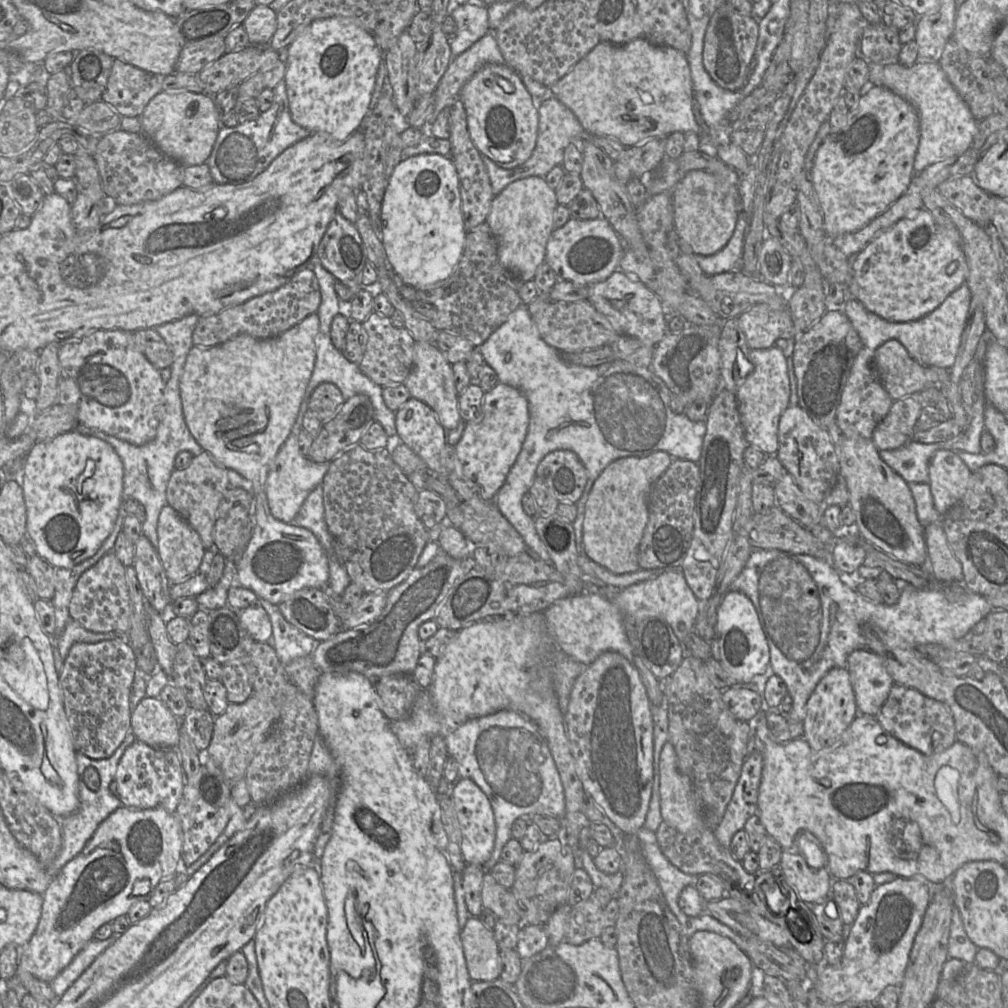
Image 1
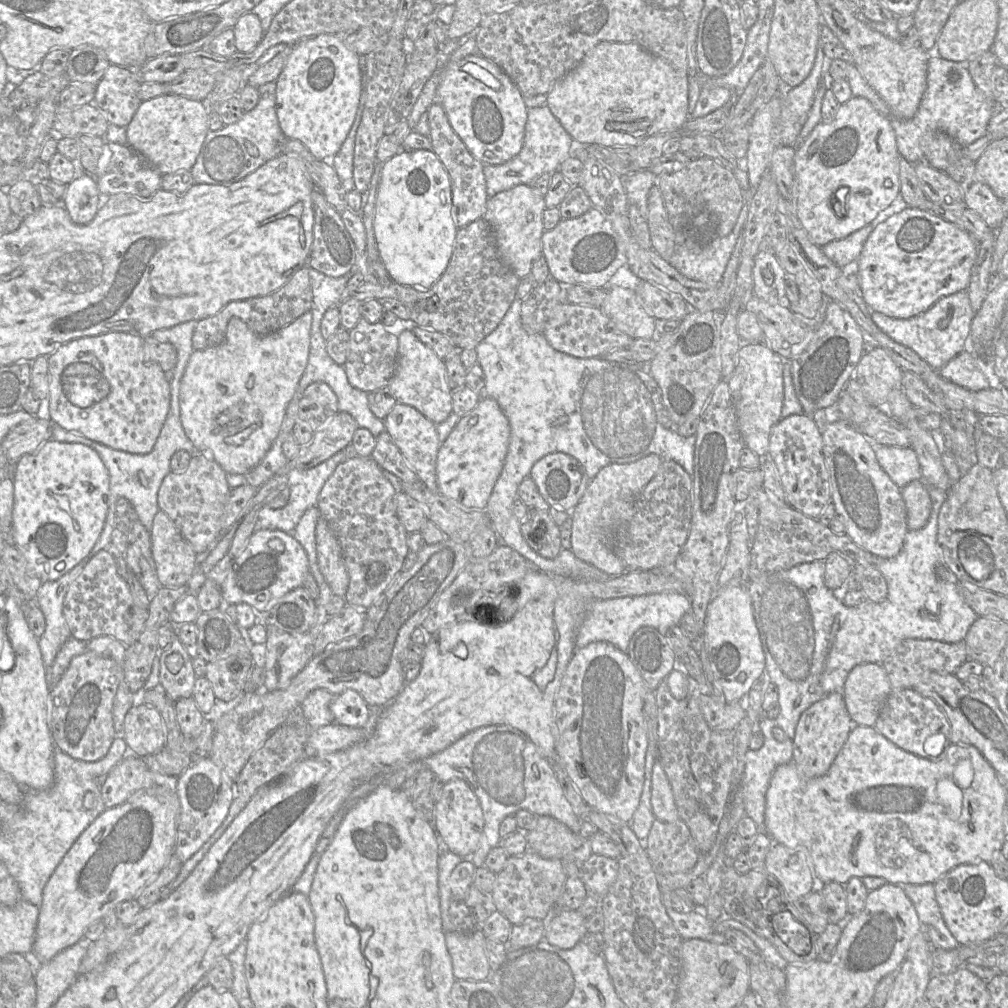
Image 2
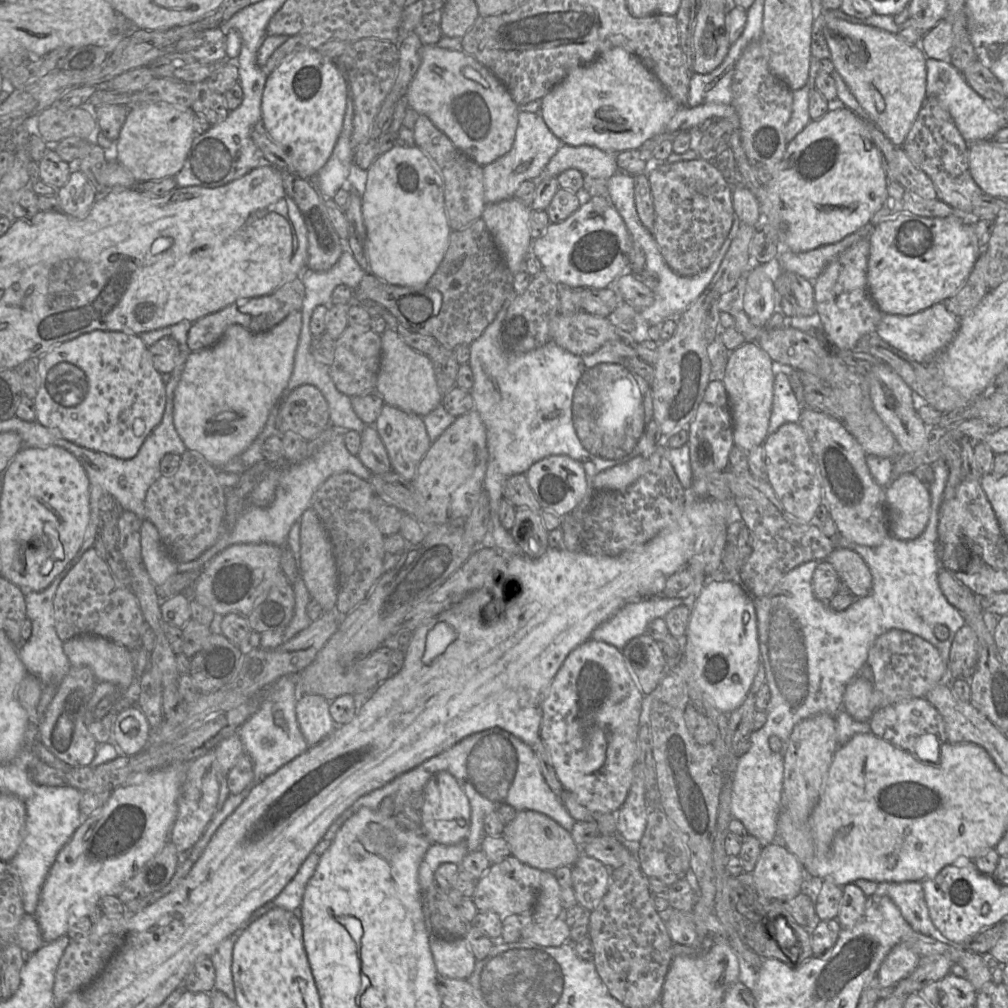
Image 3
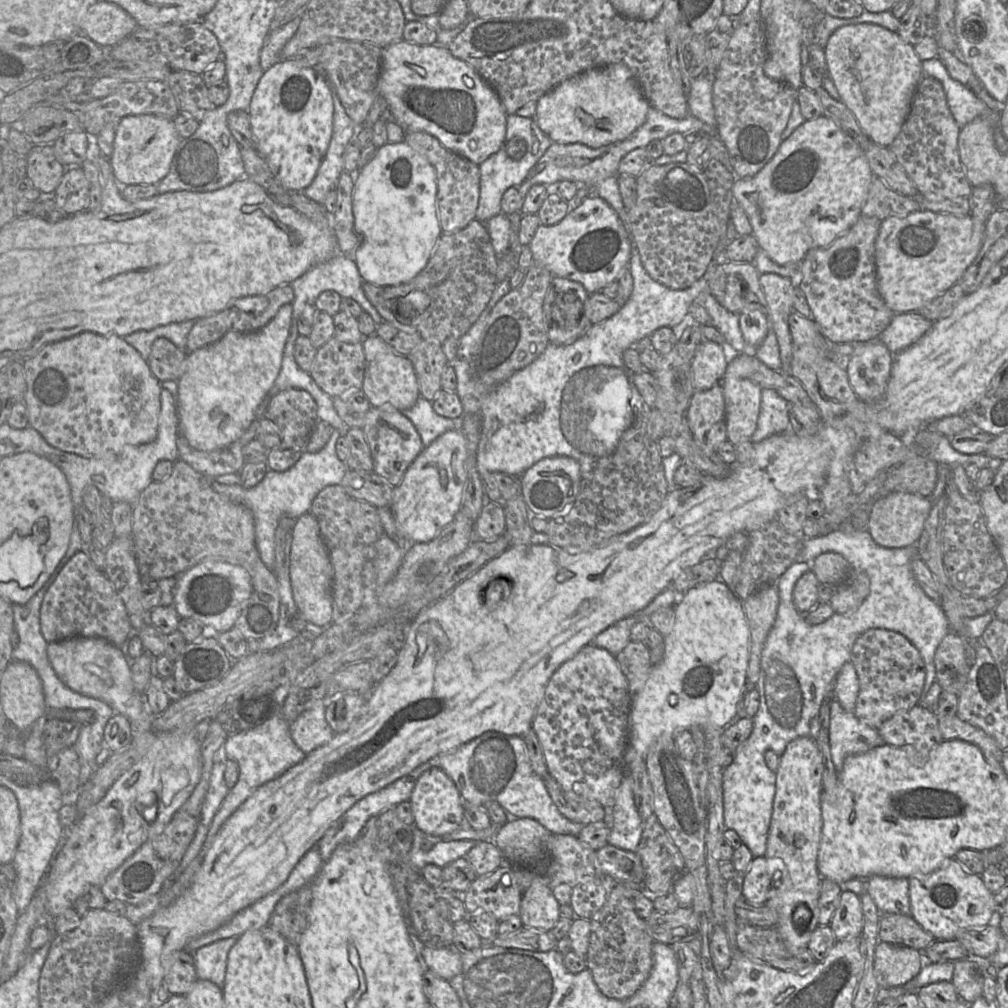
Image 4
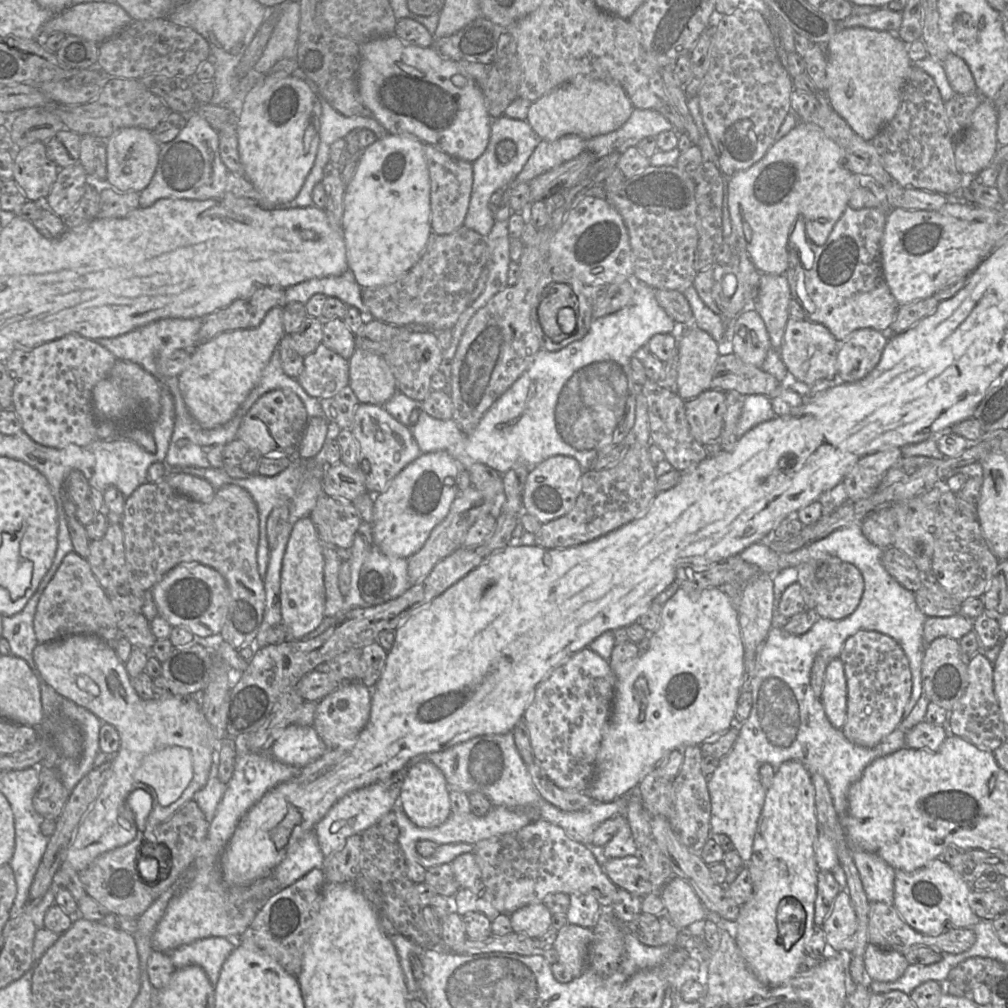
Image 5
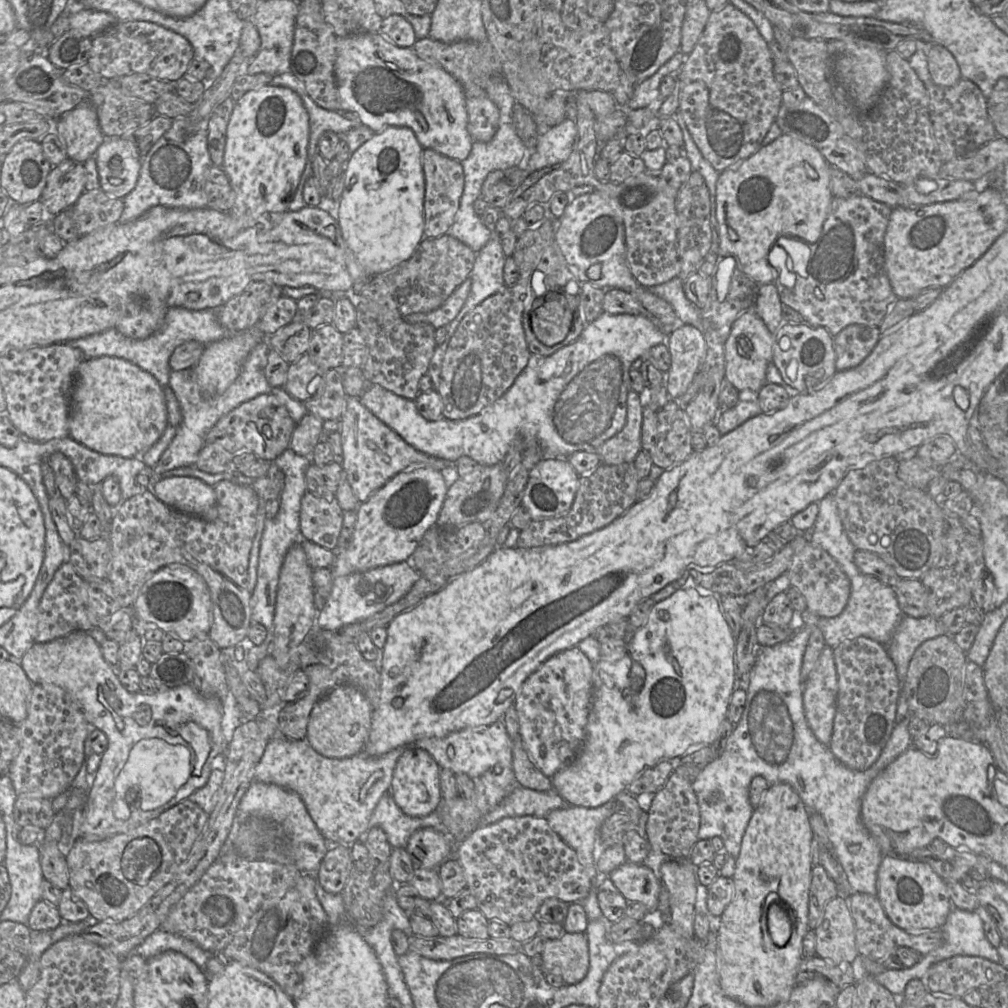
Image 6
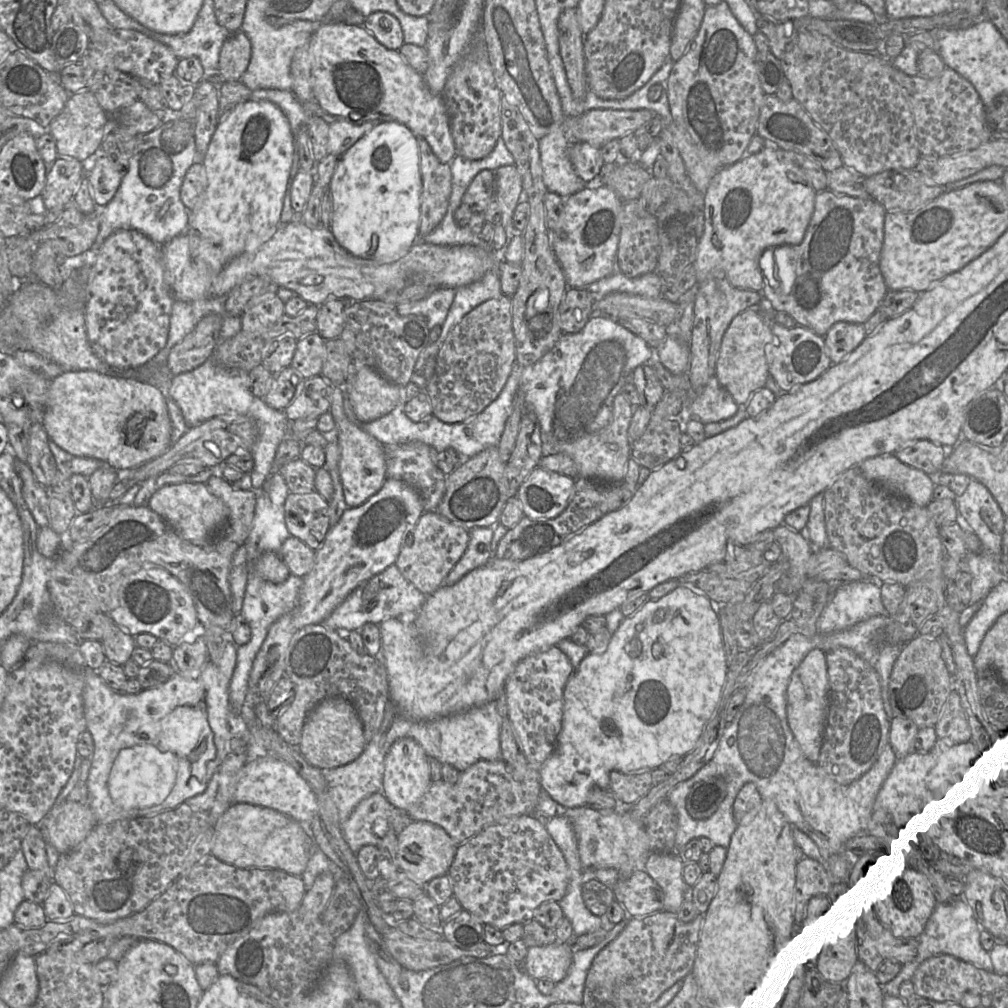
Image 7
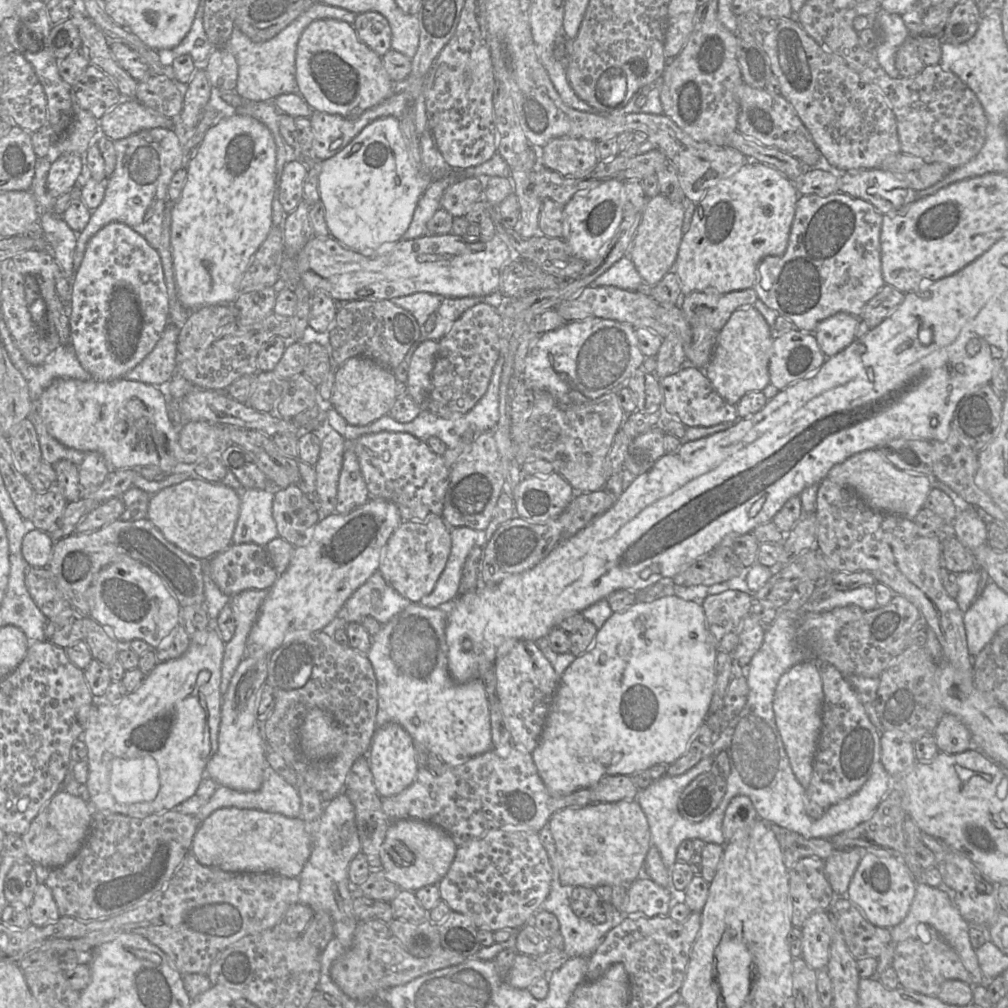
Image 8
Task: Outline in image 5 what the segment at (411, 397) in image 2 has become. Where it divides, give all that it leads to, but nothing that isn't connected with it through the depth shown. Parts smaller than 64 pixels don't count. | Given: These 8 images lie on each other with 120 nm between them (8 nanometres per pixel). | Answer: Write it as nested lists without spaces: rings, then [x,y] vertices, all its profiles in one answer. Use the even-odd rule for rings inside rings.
[[[356,349],[349,359],[349,387],[360,403],[381,406],[398,391],[395,377],[383,356],[363,349]]]

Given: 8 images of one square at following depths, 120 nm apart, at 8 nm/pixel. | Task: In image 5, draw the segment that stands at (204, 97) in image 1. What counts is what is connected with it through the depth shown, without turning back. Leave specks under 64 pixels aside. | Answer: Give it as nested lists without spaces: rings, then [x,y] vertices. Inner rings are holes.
[[[126,127],[116,130],[108,139],[106,139],[106,159],[107,159],[107,176],[106,181],[112,187],[120,191],[141,192],[150,183],[159,158],[160,144],[155,140],[152,131],[138,128]]]

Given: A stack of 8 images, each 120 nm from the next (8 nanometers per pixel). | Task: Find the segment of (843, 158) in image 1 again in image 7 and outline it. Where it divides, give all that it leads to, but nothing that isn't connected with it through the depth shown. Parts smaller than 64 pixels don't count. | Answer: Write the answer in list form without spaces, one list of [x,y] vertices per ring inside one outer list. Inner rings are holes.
[[[767,144],[758,153],[745,155],[714,176],[704,196],[704,231],[693,263],[698,285],[713,271],[722,270],[731,286],[762,292],[764,277],[759,259],[763,252],[782,246],[795,246],[803,241],[817,192],[807,184],[803,170],[794,164],[795,154],[800,153],[784,150],[776,144]]]

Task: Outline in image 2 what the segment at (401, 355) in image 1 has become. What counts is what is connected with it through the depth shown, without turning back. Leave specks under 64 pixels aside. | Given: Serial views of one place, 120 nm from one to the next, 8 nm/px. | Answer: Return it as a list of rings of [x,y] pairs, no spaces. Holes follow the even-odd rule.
[[[363,318],[349,330],[349,336],[348,355],[342,365],[349,383],[365,392],[387,387],[397,367],[398,336],[386,331],[381,322],[369,323]]]

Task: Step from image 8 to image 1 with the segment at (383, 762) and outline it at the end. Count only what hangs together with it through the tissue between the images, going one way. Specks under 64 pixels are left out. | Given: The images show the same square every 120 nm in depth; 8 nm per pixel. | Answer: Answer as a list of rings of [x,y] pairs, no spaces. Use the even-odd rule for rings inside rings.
[[[459,778],[451,786],[450,798],[461,833],[460,848],[465,862],[484,865],[492,854],[496,835],[494,813],[487,796],[473,780]]]

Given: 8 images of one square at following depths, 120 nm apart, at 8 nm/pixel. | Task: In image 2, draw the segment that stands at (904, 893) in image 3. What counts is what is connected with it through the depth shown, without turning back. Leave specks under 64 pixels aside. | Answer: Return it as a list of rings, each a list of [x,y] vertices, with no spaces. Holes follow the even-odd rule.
[[[933,884],[900,885],[912,902],[923,932],[934,949],[951,950],[959,943],[945,925]]]

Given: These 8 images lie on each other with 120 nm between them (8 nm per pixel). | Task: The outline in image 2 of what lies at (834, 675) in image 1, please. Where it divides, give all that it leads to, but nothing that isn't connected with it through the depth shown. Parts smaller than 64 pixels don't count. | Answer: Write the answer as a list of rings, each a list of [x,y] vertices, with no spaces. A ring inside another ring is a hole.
[[[830,693],[808,707],[800,716],[793,738],[792,761],[798,773],[808,779],[824,775],[846,742],[853,723],[843,693]]]

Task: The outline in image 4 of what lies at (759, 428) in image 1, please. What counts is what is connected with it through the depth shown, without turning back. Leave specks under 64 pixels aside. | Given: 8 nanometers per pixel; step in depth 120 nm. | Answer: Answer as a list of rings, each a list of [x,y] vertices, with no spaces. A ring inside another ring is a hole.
[[[727,372],[721,385],[726,404],[727,440],[733,445],[749,441],[757,428],[762,388]]]

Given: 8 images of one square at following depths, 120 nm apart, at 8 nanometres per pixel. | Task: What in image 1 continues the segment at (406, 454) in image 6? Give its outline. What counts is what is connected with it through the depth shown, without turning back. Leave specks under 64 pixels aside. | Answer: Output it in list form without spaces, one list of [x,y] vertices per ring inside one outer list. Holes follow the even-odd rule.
[[[411,397],[395,411],[395,422],[399,441],[413,450],[433,473],[446,479],[446,468],[440,454],[447,444],[448,431],[440,424],[434,411],[426,403]]]

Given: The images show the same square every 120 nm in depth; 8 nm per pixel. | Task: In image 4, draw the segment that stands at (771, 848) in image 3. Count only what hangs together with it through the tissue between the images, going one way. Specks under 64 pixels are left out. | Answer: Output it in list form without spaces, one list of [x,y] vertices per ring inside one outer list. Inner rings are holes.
[[[766,856],[753,858],[744,874],[743,900],[752,906],[765,904],[775,870],[781,871],[782,877],[789,875],[785,863],[780,858],[767,858]]]

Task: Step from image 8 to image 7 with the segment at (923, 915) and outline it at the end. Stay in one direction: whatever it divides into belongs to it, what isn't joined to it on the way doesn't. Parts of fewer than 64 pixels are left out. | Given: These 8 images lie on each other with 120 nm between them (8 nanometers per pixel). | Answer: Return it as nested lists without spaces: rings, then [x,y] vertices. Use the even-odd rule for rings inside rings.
[[[963,893],[950,902],[937,903],[923,932],[917,937],[919,941],[918,953],[910,961],[902,965],[898,974],[889,982],[881,984],[885,995],[898,996],[900,985],[911,980],[918,966],[926,959],[938,955],[951,955],[962,961],[986,971],[993,970],[990,954],[980,943],[980,926],[972,908],[964,901]]]

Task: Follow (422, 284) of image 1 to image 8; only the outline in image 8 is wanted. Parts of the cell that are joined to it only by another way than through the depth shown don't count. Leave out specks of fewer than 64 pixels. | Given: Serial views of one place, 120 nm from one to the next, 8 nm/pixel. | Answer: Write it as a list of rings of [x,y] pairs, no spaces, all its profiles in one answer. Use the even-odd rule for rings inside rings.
[[[387,116],[374,120],[345,148],[321,162],[318,188],[329,235],[350,250],[377,249],[384,243],[397,243],[408,229],[419,198],[431,181],[430,174],[420,176],[413,167],[399,119]]]

